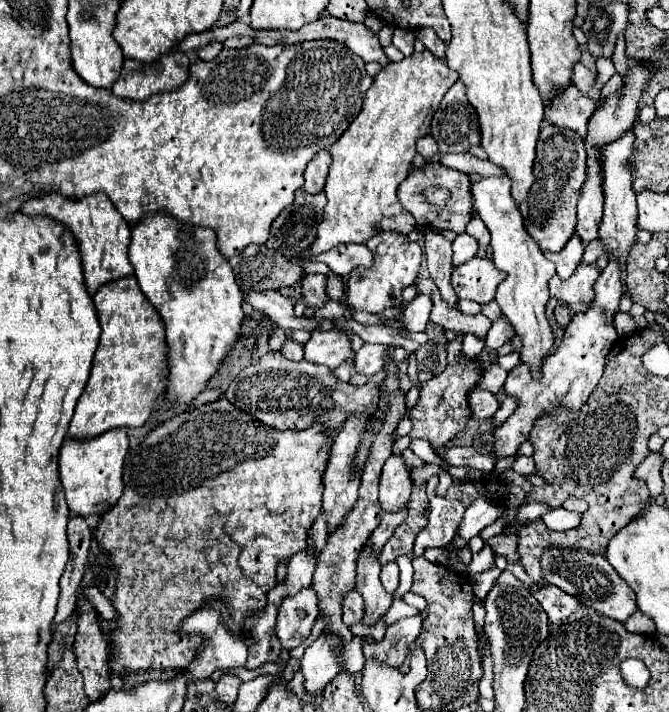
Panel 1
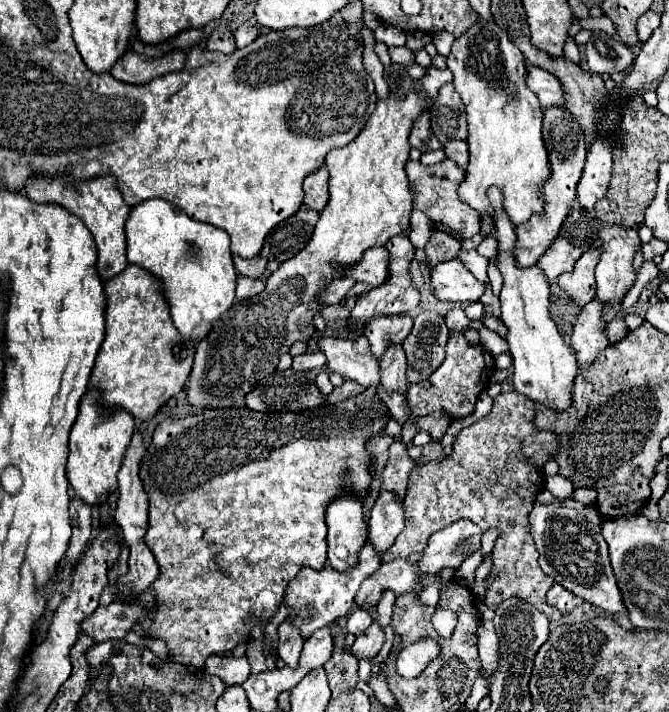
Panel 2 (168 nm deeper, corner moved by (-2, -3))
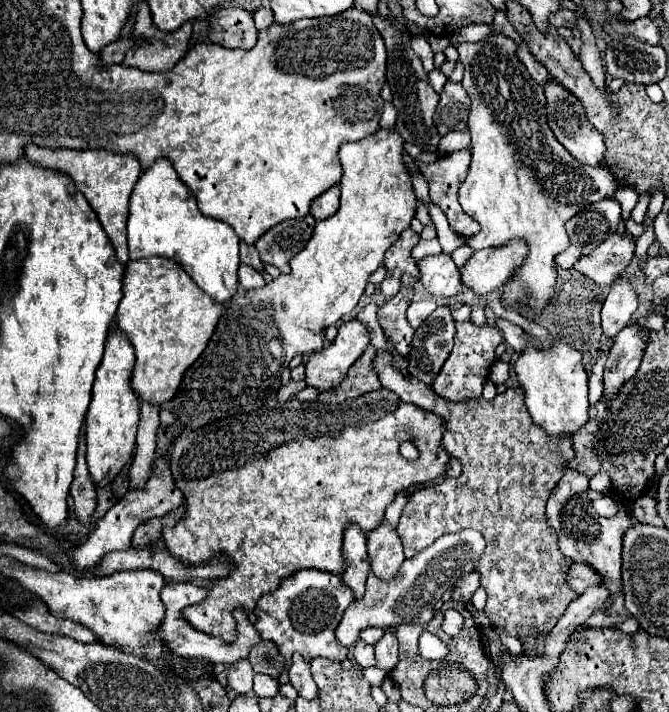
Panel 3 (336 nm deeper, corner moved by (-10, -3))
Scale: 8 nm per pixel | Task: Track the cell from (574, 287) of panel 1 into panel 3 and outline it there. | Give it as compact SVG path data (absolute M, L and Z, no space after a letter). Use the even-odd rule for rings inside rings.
M612 234L588 256L582 256L576 262L576 270L594 280L598 286L608 286L612 280L626 270L634 258L634 238Z

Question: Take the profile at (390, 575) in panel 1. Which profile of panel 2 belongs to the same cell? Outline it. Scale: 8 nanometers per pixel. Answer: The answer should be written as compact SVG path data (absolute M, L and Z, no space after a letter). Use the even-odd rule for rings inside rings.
M384 592L380 604L378 604L378 626L384 630L390 624L392 618L392 608L394 608L394 594Z

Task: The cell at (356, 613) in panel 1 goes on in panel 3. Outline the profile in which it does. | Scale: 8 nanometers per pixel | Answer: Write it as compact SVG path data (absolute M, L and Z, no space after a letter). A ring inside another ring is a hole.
M364 628L360 632L360 640L366 644L376 644L384 634L384 628Z

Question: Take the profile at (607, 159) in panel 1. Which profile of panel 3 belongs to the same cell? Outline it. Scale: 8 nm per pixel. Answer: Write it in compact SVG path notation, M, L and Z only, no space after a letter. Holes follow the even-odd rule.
M618 276L612 282L610 294L602 306L602 330L614 338L622 328L628 326L632 314L638 308L638 294L630 284L628 276Z

